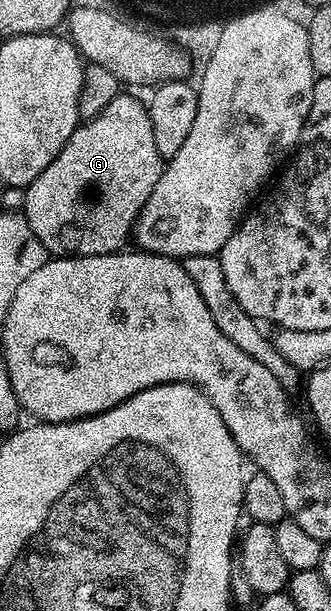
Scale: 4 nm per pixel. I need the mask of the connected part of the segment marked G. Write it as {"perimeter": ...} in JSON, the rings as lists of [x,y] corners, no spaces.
{"perimeter":[[[128,91],[116,94],[96,117],[87,118],[77,125],[70,139],[58,155],[24,190],[22,210],[34,235],[43,243],[49,254],[56,257],[89,257],[123,250],[134,233],[140,208],[150,199],[158,179],[164,173],[165,158],[158,155],[154,143],[154,127],[150,123],[148,106],[143,100],[131,97]]]}

